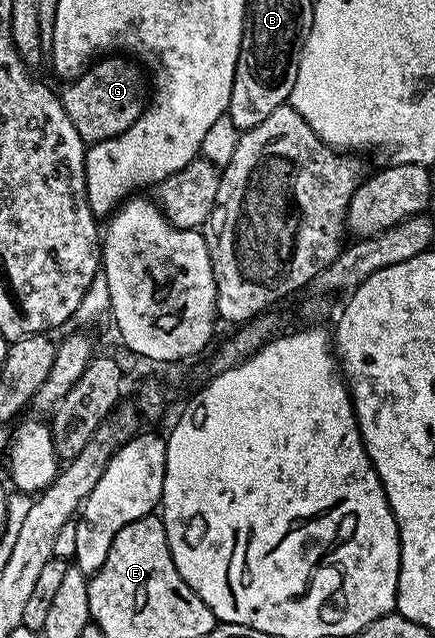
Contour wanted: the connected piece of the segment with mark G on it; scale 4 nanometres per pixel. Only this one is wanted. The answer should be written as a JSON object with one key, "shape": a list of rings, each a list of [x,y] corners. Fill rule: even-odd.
{"shape":[[[99,60],[78,78],[68,81],[61,90],[61,101],[73,128],[83,137],[84,143],[109,140],[125,128],[132,126],[143,115],[145,109],[145,74],[138,65],[114,66],[111,62]]]}

